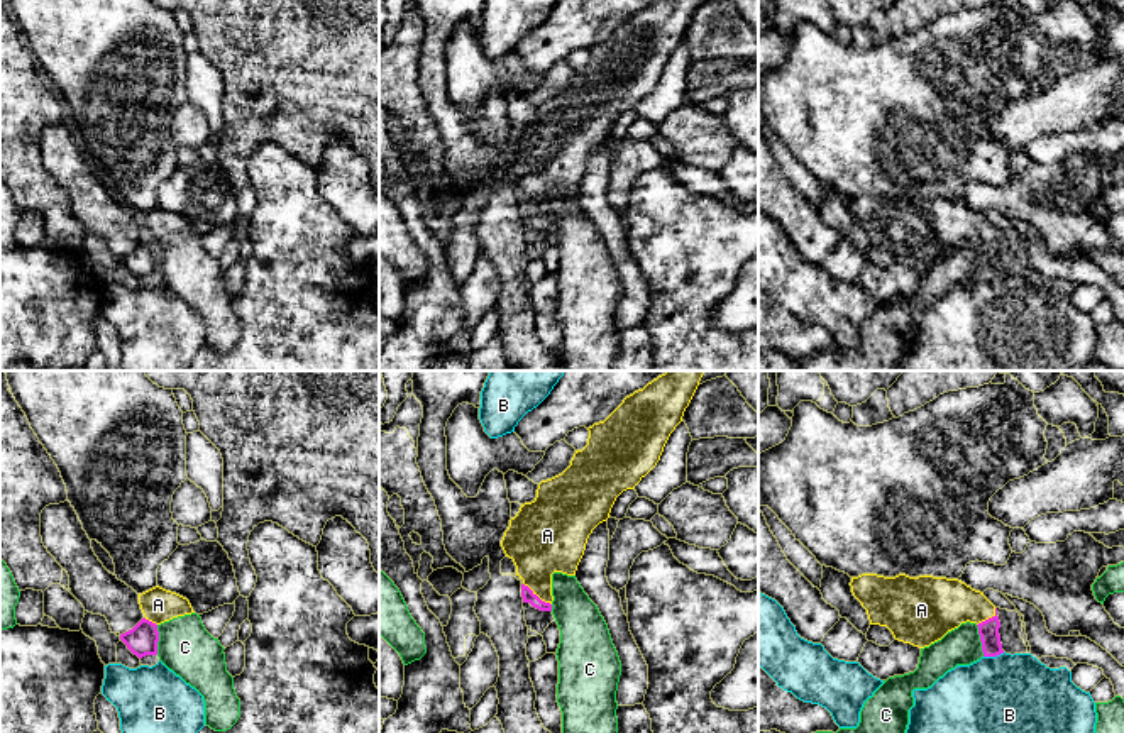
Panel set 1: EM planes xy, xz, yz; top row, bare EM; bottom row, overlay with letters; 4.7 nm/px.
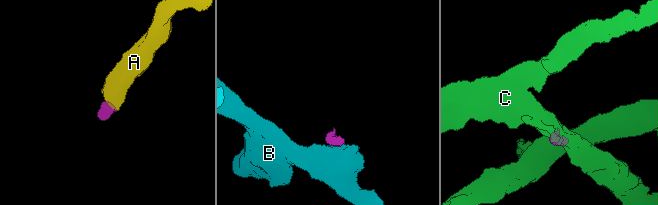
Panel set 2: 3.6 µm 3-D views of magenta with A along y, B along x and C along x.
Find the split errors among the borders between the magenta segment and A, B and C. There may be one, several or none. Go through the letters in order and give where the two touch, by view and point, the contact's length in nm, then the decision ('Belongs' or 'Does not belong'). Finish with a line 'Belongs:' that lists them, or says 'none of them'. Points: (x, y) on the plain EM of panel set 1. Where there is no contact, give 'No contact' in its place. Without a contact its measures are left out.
A: Touches magenta at xz (535, 215). Shared border 170 nm. Belongs
B: Touches magenta at yz (994, 276). Shared border 110 nm. Does not belong
C: Touches magenta at yz (980, 261). Shared border 160 nm. Does not belong
Belongs: A

